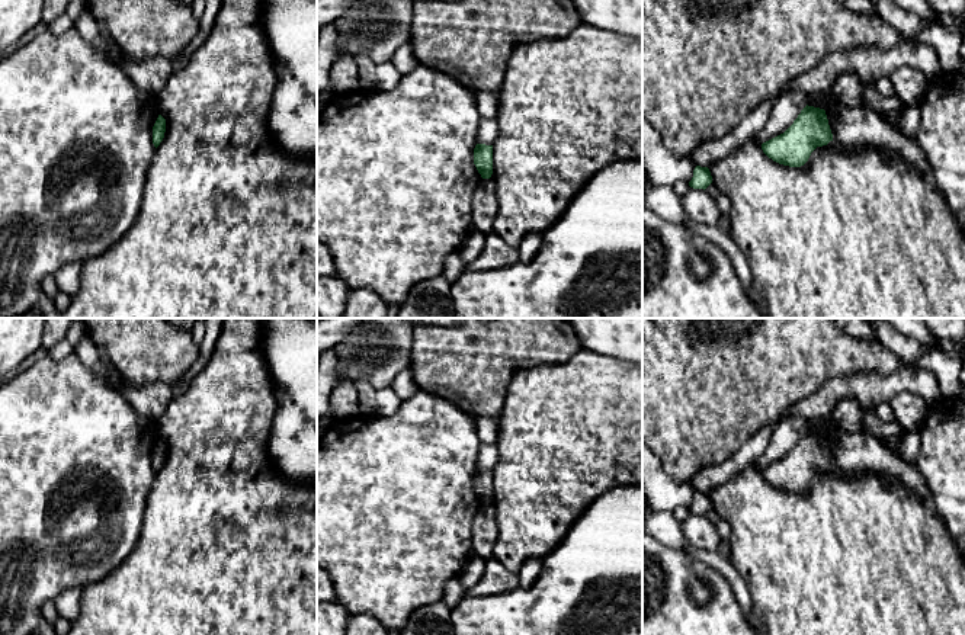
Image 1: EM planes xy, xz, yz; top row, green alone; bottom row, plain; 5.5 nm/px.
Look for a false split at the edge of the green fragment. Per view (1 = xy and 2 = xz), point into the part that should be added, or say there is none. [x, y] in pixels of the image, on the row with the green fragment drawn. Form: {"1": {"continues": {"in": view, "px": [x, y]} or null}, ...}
{"1": {"continues": null}, "2": {"continues": null}}

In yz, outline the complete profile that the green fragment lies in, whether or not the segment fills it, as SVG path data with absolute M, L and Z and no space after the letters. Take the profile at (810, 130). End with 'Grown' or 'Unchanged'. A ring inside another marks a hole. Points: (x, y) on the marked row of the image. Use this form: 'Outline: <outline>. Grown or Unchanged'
Outline: M807 105L794 124L783 134L763 142L762 150L779 164L801 167L817 147L830 141L833 134L825 110Z. Unchanged

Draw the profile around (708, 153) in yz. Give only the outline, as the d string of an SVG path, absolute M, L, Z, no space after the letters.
M780 92L760 103L730 134L727 134L722 141L711 141L699 145L690 154L695 166L709 167L760 132L766 126L779 94Z

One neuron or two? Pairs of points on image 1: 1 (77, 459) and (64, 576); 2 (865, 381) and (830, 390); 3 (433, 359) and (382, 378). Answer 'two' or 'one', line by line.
1: one
2: one
3: two

